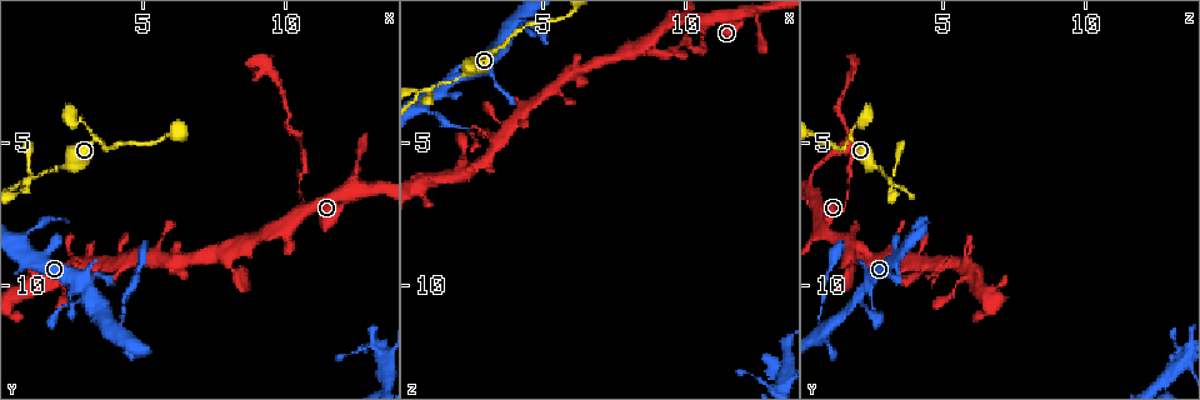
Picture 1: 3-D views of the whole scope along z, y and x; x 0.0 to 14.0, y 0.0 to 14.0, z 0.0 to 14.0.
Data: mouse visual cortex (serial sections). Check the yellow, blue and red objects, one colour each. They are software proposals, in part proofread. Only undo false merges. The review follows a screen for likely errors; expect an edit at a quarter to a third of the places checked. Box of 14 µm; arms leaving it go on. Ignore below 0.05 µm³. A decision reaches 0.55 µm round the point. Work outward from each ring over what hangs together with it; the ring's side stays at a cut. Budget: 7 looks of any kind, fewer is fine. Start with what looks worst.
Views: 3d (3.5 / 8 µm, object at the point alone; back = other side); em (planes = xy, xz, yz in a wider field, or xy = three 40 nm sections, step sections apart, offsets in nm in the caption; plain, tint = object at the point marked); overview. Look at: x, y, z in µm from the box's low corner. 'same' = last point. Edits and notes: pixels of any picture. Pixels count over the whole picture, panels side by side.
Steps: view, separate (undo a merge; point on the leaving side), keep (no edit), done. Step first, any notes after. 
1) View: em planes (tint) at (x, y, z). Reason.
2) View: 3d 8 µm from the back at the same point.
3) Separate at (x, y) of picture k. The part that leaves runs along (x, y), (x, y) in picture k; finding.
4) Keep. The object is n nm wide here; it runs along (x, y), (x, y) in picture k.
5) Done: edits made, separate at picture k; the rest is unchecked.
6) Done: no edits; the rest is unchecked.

View: 3d 3.5 µm at (1.0, 6.4, 3.1). Abrupt turn.

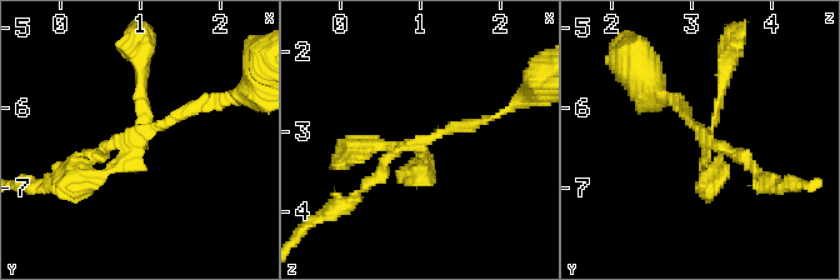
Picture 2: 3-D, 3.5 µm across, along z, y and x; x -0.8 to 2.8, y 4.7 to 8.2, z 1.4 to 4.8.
View: em planes (tint) at (1.05, 6.30, 3.15). 4 arms meet here; the arms are 150, 150, 150, 150 nm wide; shape alone is not enough.

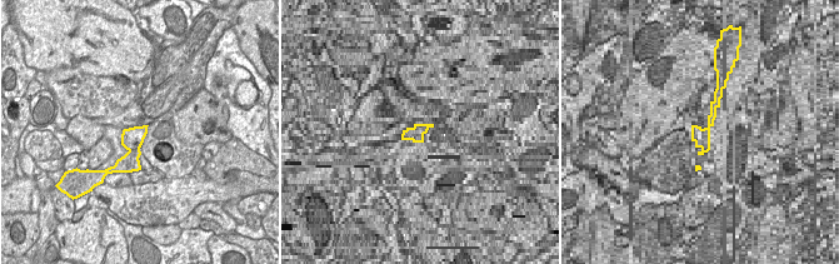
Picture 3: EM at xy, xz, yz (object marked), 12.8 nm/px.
Keep. It runs along (211, 101), (150, 125), (126, 159), (80, 179) in picture 2; continuous, no second cell.

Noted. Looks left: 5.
View: 3d 3.5 µm at (3.1, 10.3, 2.1). Sharp bend.

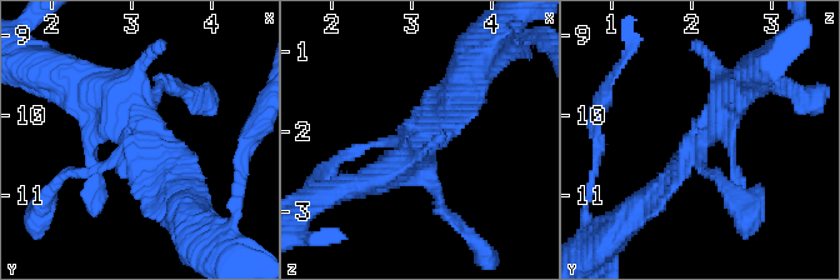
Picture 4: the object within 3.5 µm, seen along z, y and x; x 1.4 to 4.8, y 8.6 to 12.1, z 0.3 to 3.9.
View: em xy step 5 (tint) at (3.15, 10.25, 2.15). Shape alone is not enough.

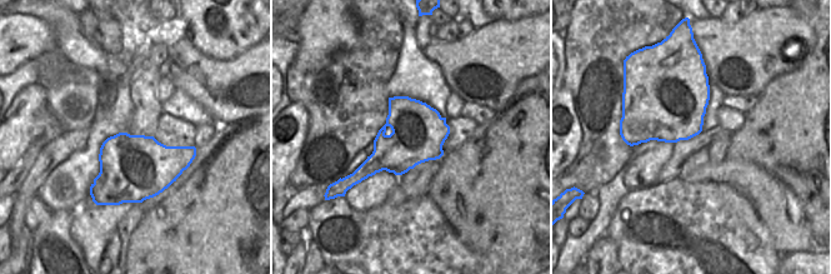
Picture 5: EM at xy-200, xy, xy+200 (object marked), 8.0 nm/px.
View: em xy step 3 (tint) at the same point.

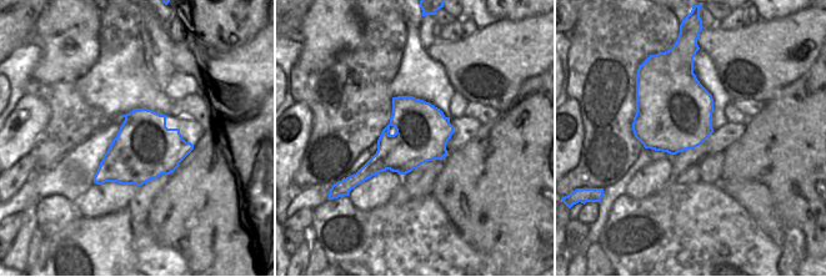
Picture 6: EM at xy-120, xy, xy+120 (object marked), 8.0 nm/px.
Keep. The object is 480 nm wide here; it runs along (741, 89), (655, 196) in picture 4; one cell here.

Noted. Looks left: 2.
View: 3d 3.5 µm at (4.3, 9.2, 4.1). A fork.

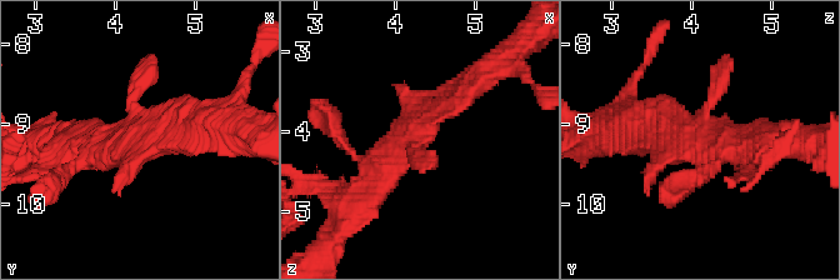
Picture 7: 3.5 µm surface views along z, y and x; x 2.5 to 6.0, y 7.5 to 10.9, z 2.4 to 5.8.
View: em xy step 1 (tint) at (4.20, 9.25, 4.00).

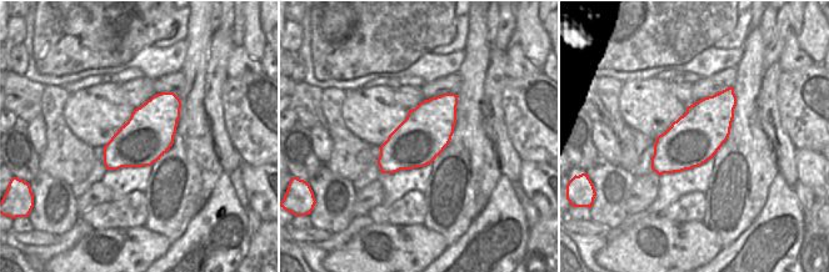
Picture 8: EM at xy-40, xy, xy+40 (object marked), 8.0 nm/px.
Keep. It runs along (476, 81), (400, 143), (358, 198) in picture 7; one cell here.

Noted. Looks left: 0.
Done: no edits; the rest is unchecked.

